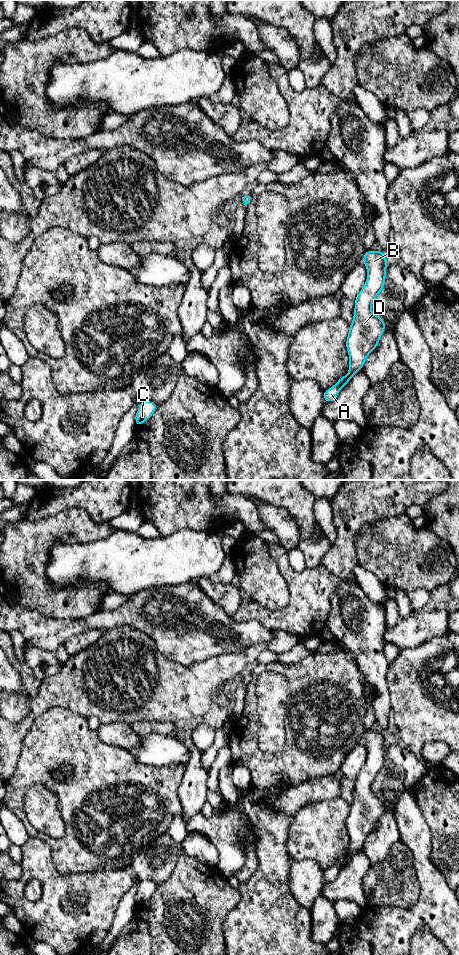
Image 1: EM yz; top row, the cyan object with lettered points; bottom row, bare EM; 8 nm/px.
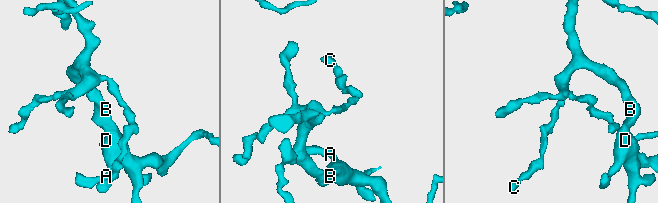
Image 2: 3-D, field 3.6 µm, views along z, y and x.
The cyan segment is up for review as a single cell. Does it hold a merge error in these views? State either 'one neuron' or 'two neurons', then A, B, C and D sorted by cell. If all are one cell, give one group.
one neuron | A B C D

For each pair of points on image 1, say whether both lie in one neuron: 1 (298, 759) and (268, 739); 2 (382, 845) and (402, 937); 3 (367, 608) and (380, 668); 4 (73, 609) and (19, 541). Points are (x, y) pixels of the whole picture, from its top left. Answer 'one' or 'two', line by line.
1: two
2: two
3: one
4: one

